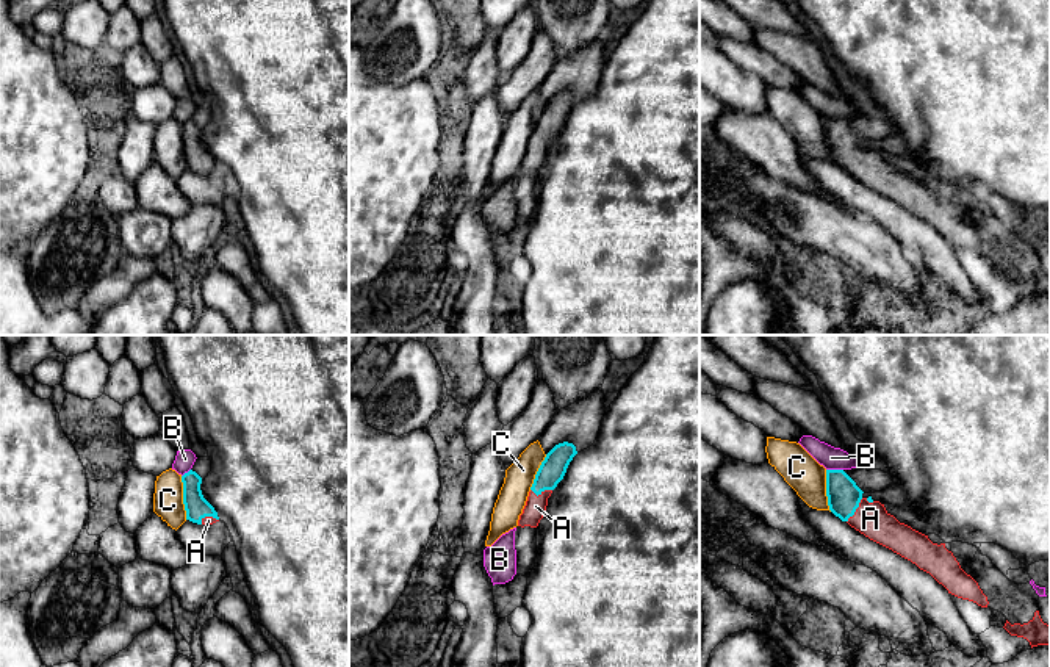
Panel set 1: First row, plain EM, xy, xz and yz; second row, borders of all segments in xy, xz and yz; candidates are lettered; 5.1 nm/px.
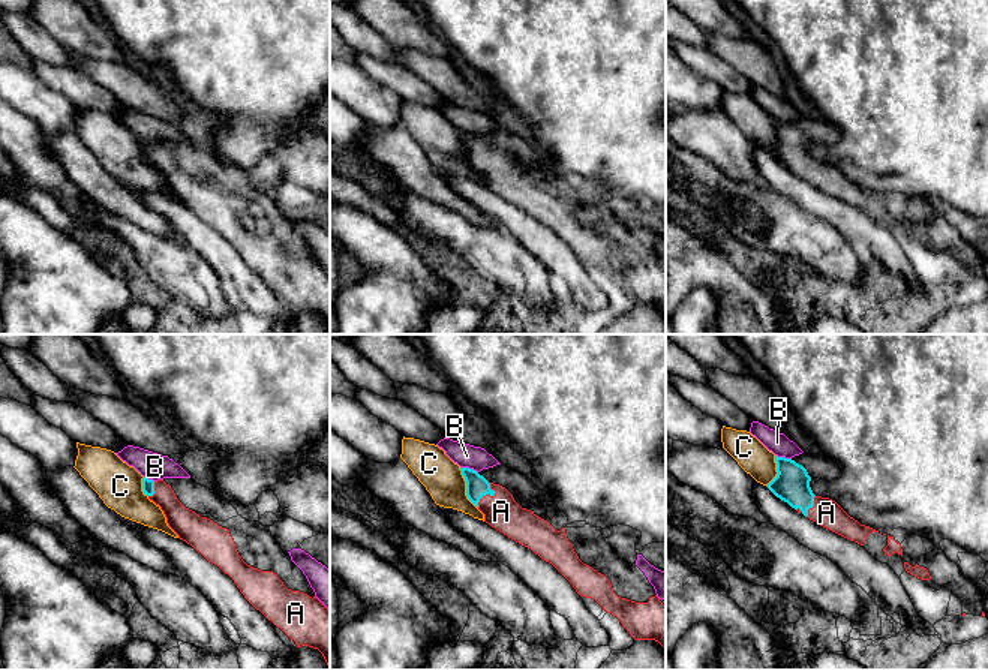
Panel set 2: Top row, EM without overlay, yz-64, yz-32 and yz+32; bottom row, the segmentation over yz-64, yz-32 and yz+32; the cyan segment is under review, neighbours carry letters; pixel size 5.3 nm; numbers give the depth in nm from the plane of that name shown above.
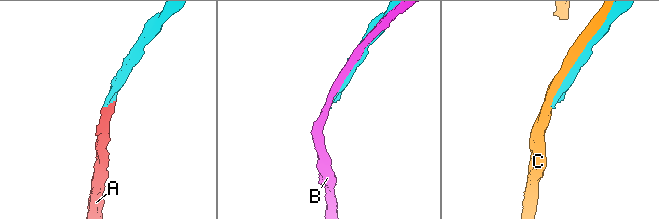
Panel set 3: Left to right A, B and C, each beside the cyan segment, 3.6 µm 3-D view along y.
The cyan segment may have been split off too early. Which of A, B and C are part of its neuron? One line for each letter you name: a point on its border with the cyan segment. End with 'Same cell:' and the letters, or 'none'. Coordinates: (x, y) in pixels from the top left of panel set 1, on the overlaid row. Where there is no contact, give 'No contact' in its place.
A: Touches cyan at yz (855, 511)
Same cell: A

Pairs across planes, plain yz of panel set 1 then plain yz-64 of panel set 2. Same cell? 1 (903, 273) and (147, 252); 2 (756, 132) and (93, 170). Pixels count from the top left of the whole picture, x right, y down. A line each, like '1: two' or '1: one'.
1: one
2: one

